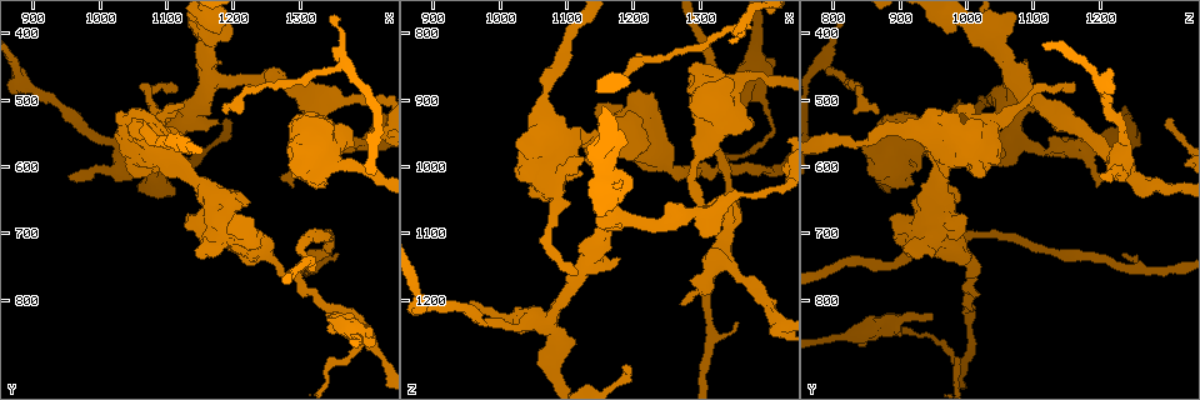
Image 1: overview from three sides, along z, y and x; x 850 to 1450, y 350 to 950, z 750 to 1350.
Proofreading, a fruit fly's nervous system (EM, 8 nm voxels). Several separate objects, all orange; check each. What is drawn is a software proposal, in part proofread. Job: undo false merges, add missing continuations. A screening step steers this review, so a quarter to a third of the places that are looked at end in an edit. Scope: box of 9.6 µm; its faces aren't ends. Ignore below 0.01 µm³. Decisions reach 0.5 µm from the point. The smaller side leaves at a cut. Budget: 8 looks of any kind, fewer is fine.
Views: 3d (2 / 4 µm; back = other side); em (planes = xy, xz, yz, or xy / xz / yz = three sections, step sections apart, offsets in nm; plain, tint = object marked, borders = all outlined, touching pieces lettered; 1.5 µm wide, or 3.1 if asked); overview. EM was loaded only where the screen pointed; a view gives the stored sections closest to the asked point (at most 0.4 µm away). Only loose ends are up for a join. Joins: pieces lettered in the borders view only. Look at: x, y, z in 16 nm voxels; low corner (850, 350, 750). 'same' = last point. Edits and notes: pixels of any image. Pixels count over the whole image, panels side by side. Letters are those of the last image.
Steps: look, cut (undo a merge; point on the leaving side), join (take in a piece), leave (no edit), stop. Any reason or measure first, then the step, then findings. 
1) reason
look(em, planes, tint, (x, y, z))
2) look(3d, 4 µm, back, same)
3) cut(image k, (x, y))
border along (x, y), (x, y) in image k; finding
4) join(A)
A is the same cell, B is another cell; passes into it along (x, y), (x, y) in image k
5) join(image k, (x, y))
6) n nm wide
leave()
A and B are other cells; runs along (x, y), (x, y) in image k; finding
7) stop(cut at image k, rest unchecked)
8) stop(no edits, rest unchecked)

calibre changes
look(em, 3.1 µm, yz, step 16, tint, (1365, 600, 865))

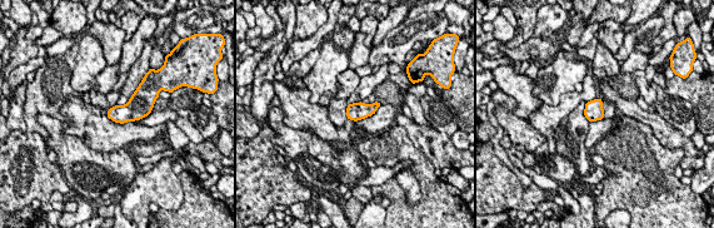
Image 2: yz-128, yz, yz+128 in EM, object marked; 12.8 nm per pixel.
look(em, 3.1 µm, planes, borders, same)

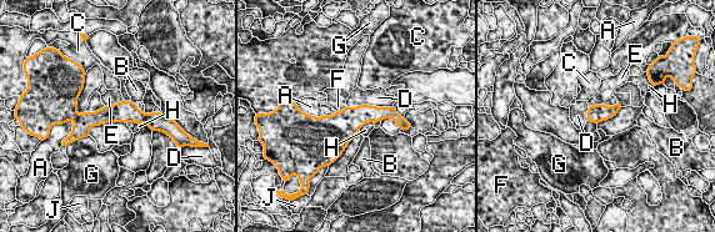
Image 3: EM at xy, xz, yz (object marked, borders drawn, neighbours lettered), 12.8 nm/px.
leave()
A, B, C, D, E, F, G, H and J are other cells; runs along (153, 116), (80, 117) in image 3; all the same cell

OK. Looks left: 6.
an open end
look(em, xy, step 8, borders, (1180, 540, 1135))

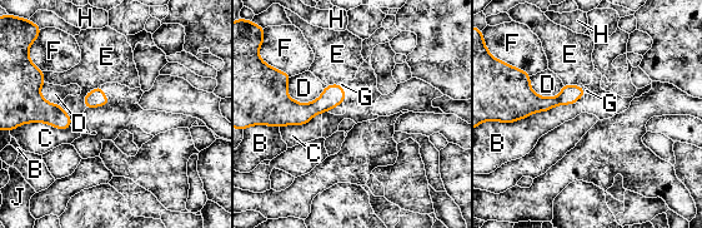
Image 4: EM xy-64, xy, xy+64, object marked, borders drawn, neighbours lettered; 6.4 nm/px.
look(em, planes, borders, same)

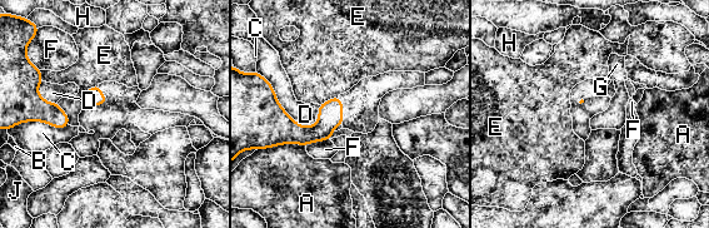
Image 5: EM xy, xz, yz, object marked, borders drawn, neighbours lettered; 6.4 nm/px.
D touches over 420 nm
leave()
A, B, C, D, E, F, G, H and J are other cells; none of them fits

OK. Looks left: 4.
thick turns thin
look(em, planes, borders, (1380, 855, 815))

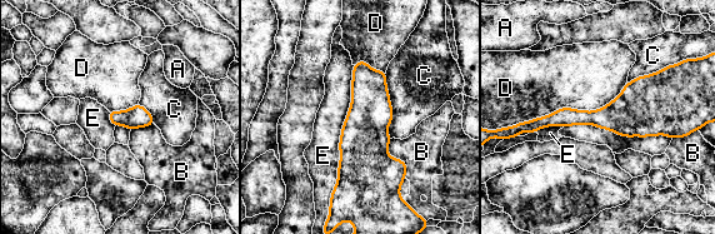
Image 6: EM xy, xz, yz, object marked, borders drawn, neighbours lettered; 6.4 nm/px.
leave()
A, B, C, D and E are other cells; border along (626, 84), (514, 125) in image 6; all the same cell

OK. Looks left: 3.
stop(no edits, rest unchecked)

